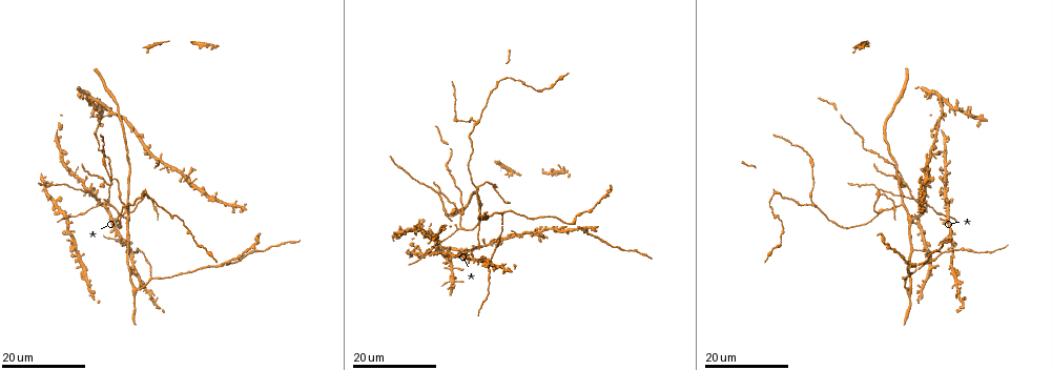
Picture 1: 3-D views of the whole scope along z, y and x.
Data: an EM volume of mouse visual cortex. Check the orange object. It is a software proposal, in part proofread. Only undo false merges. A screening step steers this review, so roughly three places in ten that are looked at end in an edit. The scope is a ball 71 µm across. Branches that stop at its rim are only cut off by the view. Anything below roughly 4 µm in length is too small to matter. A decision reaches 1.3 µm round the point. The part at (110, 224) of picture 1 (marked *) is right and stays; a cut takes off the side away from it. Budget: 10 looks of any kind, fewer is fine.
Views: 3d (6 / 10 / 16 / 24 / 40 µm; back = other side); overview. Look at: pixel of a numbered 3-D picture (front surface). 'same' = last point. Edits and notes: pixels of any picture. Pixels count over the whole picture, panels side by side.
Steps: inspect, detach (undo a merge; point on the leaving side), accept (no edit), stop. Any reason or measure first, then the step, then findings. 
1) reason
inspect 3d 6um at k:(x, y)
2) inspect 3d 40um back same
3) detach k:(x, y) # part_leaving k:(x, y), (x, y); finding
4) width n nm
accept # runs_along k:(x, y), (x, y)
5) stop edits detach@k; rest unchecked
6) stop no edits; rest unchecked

narrows sharply
inspect 3d 24um at 1:(72, 243)

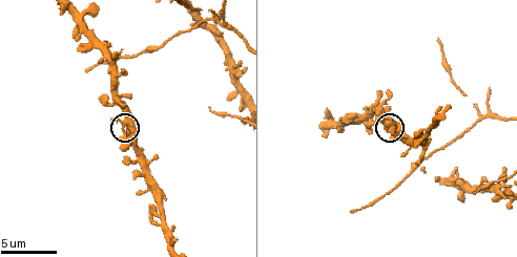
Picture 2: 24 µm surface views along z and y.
inspect 3d 10um at 2:(122, 128)

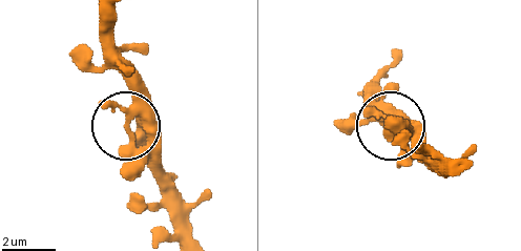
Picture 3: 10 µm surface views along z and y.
arms 3
accept # all the same neuron

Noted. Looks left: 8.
inspect 3d 16um at 1:(140, 288)

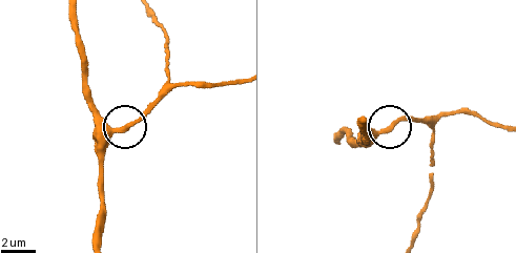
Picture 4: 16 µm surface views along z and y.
inspect 3d 10um at 4:(382, 130)

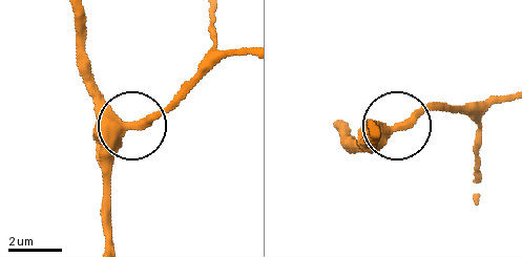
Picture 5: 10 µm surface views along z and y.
side_arm 9 um
accept # continuous, no second neuron

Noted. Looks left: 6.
branch point
inspect 3d 16um at 1:(151, 276)

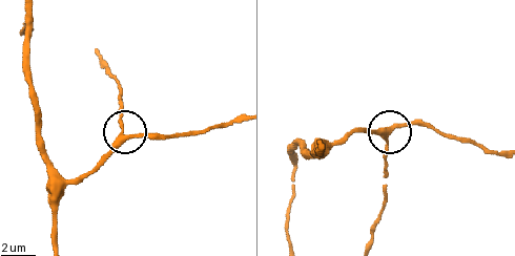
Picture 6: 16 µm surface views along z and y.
zoom in
inspect 3d 6um at 6:(123, 138)

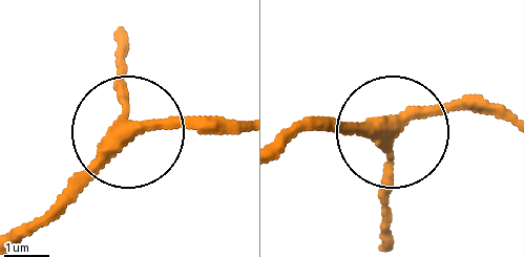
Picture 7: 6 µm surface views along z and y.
width 310 nm
accept # runs_along 7:(286, 143), (308, 132), (383, 135), (388, 240); all the same neuron

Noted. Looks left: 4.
three arms meet
inspect 3d 24um at 1:(572, 222)

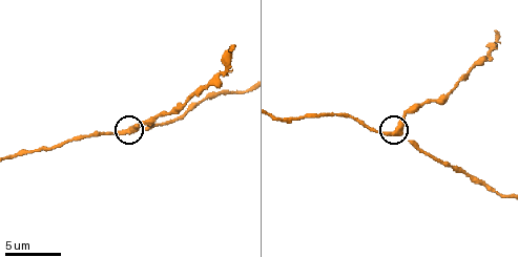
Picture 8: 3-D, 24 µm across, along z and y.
zoom in
inspect 3d 6um at 8:(398, 133)

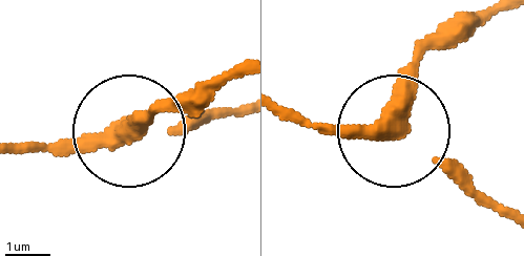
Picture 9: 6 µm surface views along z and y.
arms 3
detach 9:(140, 111) # part_leaving 9:(120, 136), (244, 68); two neurons meet here

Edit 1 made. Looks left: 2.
stop edits detach@9; rest unchecked

